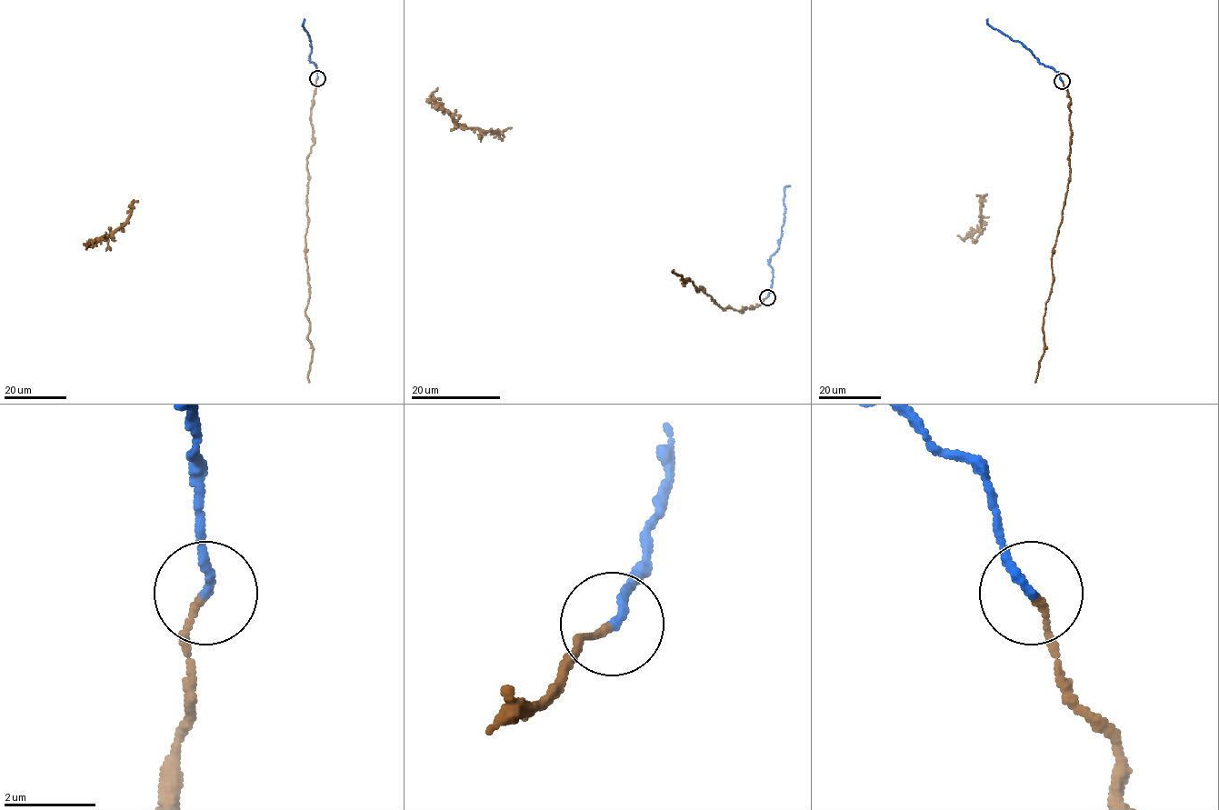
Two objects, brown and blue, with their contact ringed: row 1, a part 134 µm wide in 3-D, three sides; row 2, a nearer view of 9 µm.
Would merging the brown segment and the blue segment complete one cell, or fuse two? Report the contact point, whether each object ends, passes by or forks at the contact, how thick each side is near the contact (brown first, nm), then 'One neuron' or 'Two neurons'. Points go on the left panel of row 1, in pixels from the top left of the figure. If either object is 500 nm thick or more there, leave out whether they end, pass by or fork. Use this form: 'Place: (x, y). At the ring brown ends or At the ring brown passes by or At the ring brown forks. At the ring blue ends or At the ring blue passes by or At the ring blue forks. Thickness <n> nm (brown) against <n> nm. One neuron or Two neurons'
Place: (317, 78). At the ring brown ends. At the ring blue ends. Thickness 140 nm (brown) against 180 nm. One neuron

